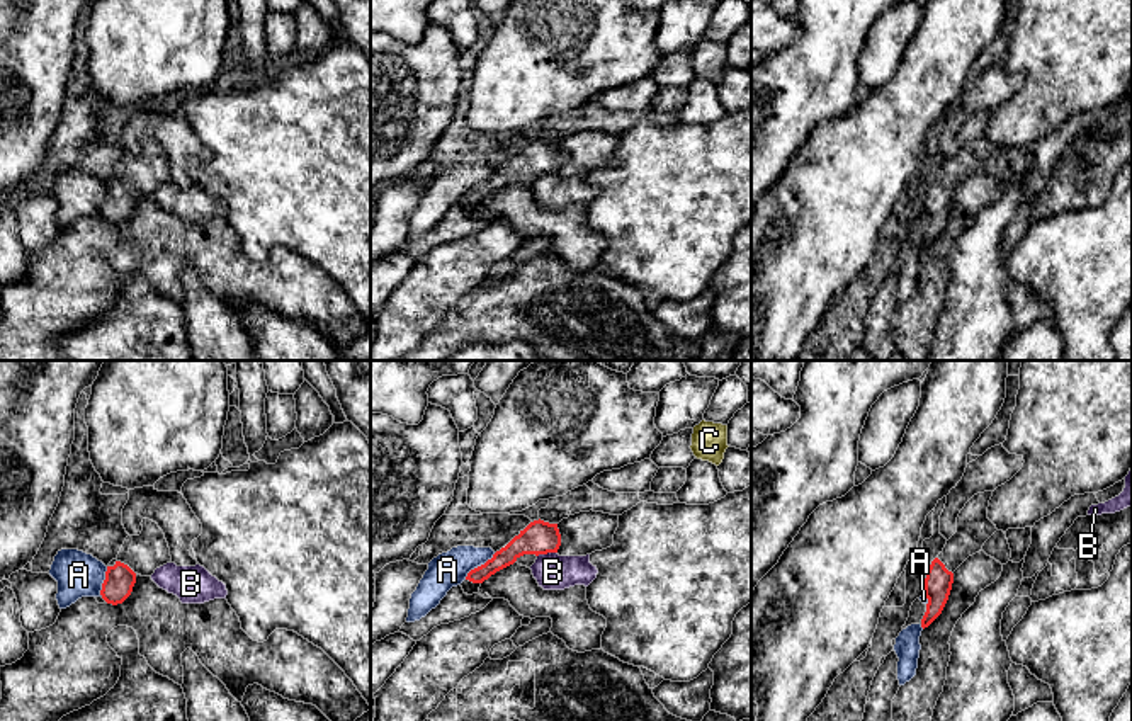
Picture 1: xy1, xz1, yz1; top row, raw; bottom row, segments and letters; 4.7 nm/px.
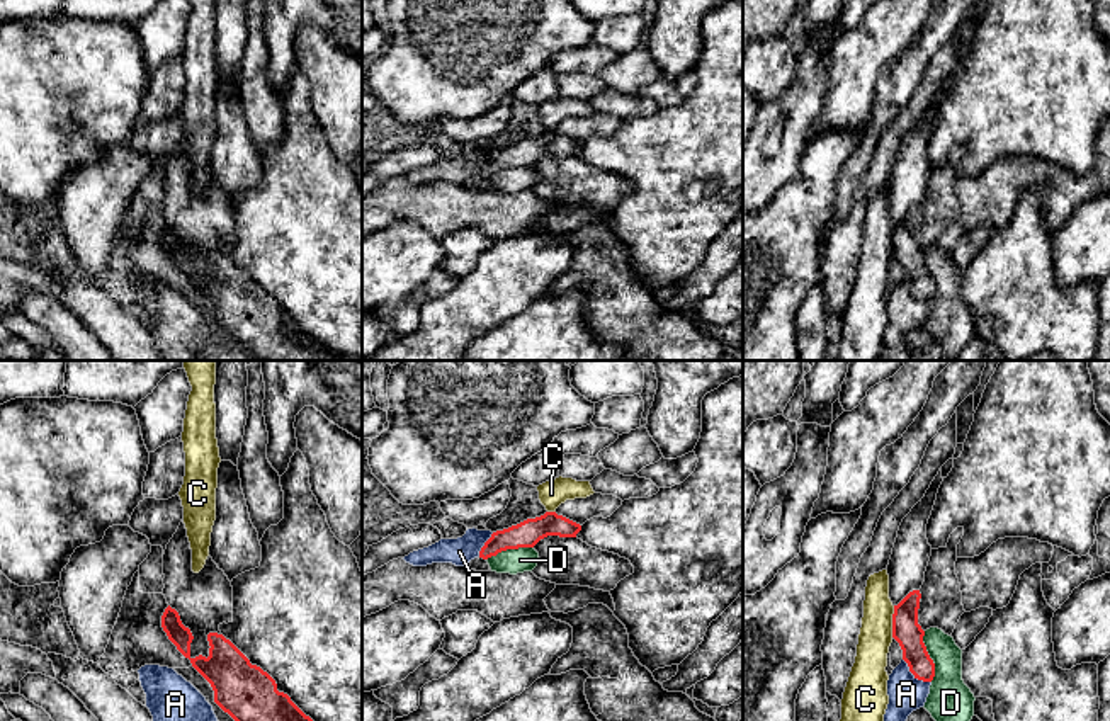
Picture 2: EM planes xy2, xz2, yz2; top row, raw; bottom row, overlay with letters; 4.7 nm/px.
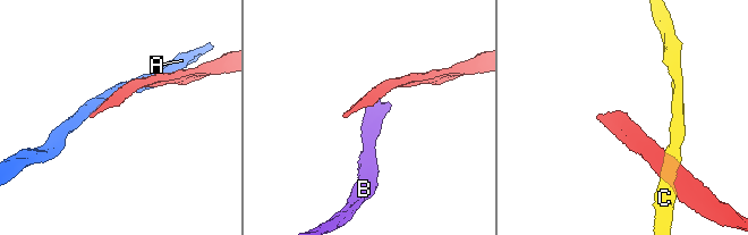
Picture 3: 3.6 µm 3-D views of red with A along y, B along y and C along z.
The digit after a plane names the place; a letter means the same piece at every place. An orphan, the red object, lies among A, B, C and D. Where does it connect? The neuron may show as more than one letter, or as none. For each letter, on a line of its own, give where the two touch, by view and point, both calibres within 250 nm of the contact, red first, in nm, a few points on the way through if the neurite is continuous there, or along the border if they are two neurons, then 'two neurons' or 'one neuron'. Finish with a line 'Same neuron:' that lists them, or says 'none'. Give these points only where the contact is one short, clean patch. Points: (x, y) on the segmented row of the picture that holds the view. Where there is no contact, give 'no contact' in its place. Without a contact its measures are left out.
A: meets red in xz1 at (478, 567); 100 nm thick on the red side, 170 nm on the other; two neurons
B: meets red in xz1 at (546, 553); 160 nm thick on the red side, 170 nm on the other; border along xz1 (556, 551), (537, 556); two neurons
C: meets red in yz2 at (893, 621); 140 nm thick on the red side, 160 nm on the other; two neurons
D: meets red in yz2 at (928, 657); 140 nm thick on the red side, 200 nm on the other; two neurons
Same neuron: none

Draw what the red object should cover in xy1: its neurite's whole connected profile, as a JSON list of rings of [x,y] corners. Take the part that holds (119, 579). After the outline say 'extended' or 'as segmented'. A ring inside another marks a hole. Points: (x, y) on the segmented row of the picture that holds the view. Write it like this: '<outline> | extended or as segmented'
[[[143,519],[139,536],[127,536],[117,558],[107,565],[100,595],[107,604],[122,604],[133,592],[136,576],[151,576],[172,563],[170,548],[156,522]]] | extended

